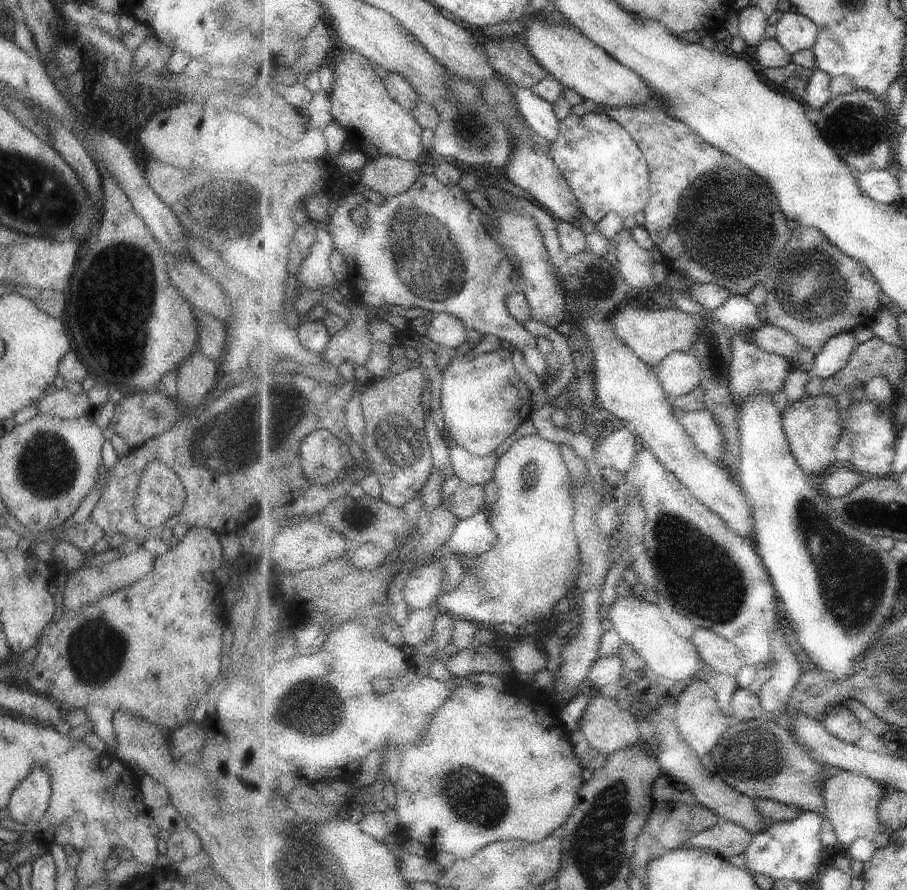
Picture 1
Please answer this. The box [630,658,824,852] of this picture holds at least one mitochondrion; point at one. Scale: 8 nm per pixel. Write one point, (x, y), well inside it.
(754, 757)

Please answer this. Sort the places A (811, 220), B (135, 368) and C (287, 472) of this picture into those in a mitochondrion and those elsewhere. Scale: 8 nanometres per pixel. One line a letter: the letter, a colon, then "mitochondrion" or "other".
A: other
B: mitochondrion
C: other

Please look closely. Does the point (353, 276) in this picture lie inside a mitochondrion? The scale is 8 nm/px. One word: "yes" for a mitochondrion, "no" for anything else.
no

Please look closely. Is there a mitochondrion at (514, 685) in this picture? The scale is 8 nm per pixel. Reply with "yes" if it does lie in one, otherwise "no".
no

